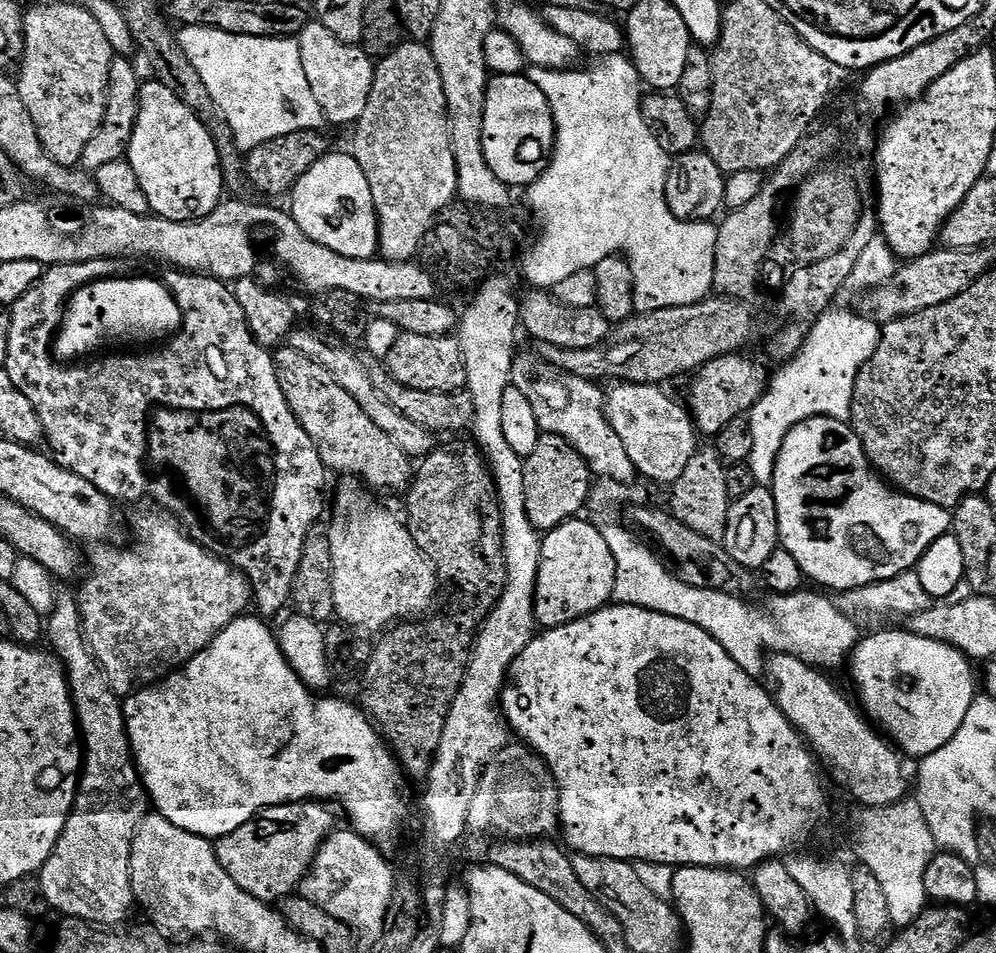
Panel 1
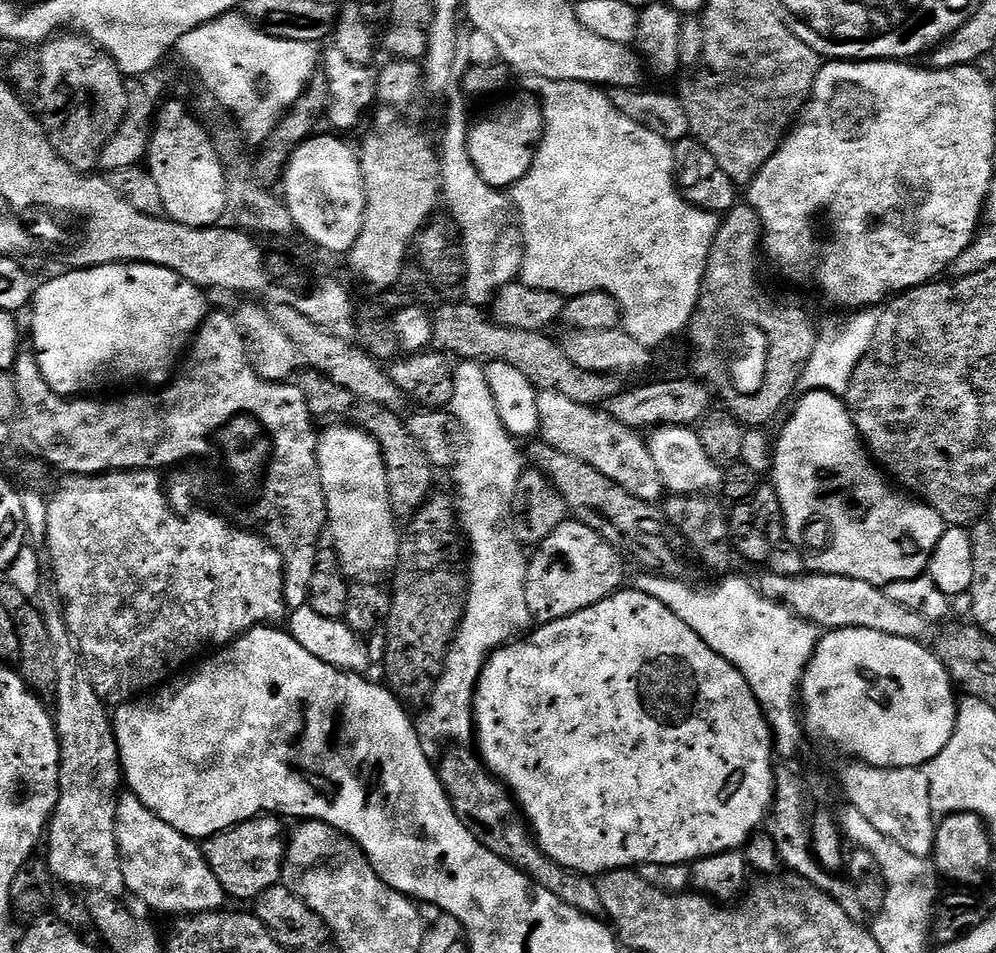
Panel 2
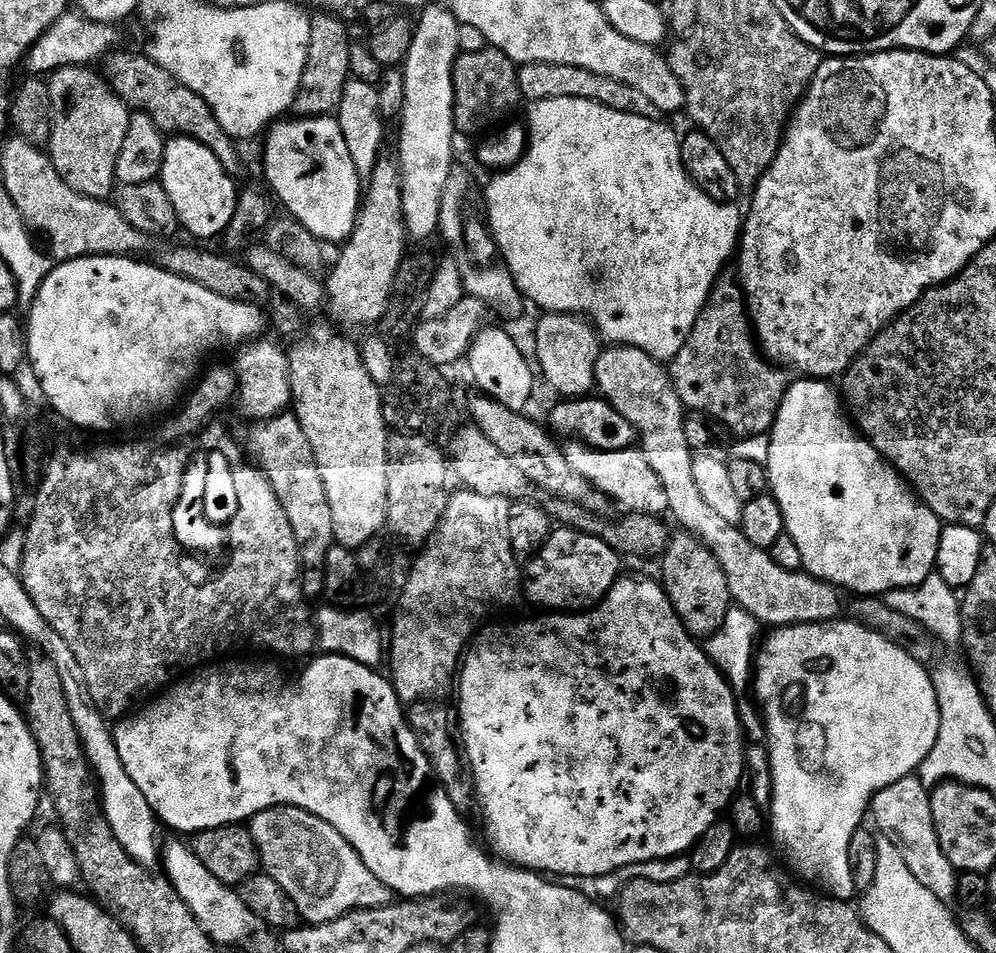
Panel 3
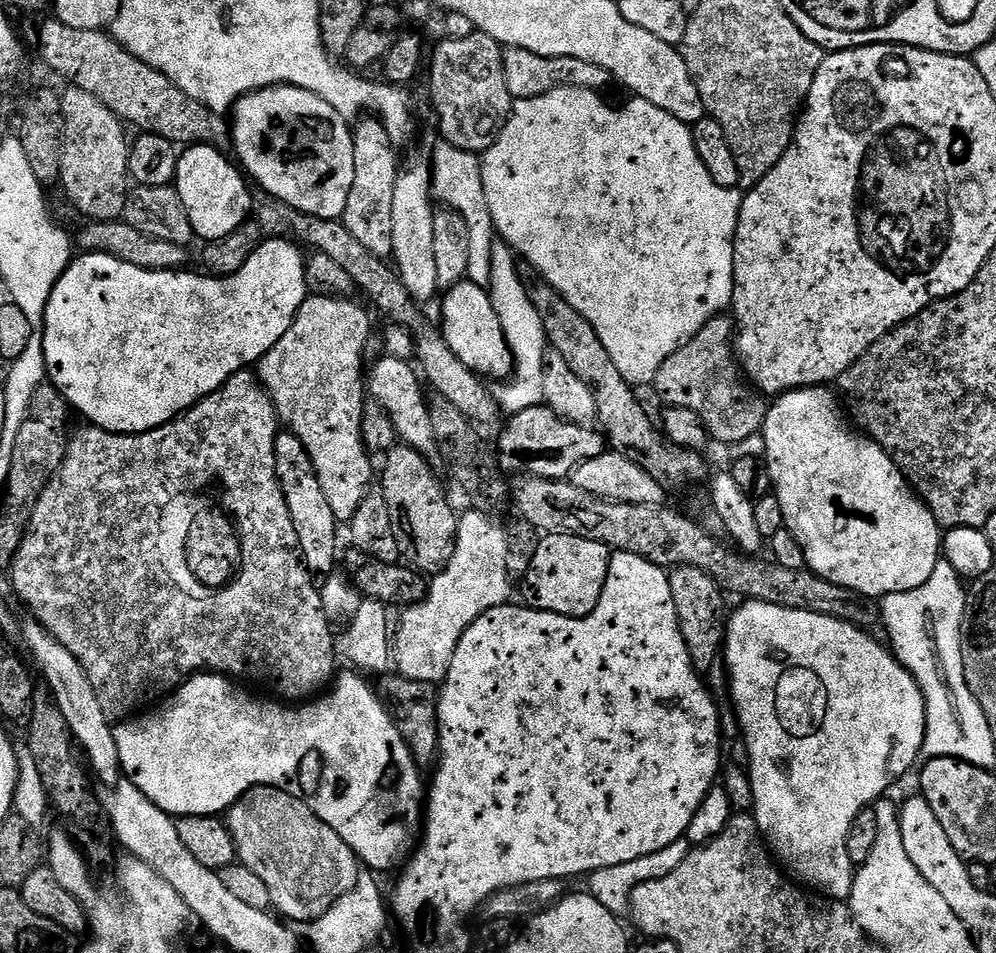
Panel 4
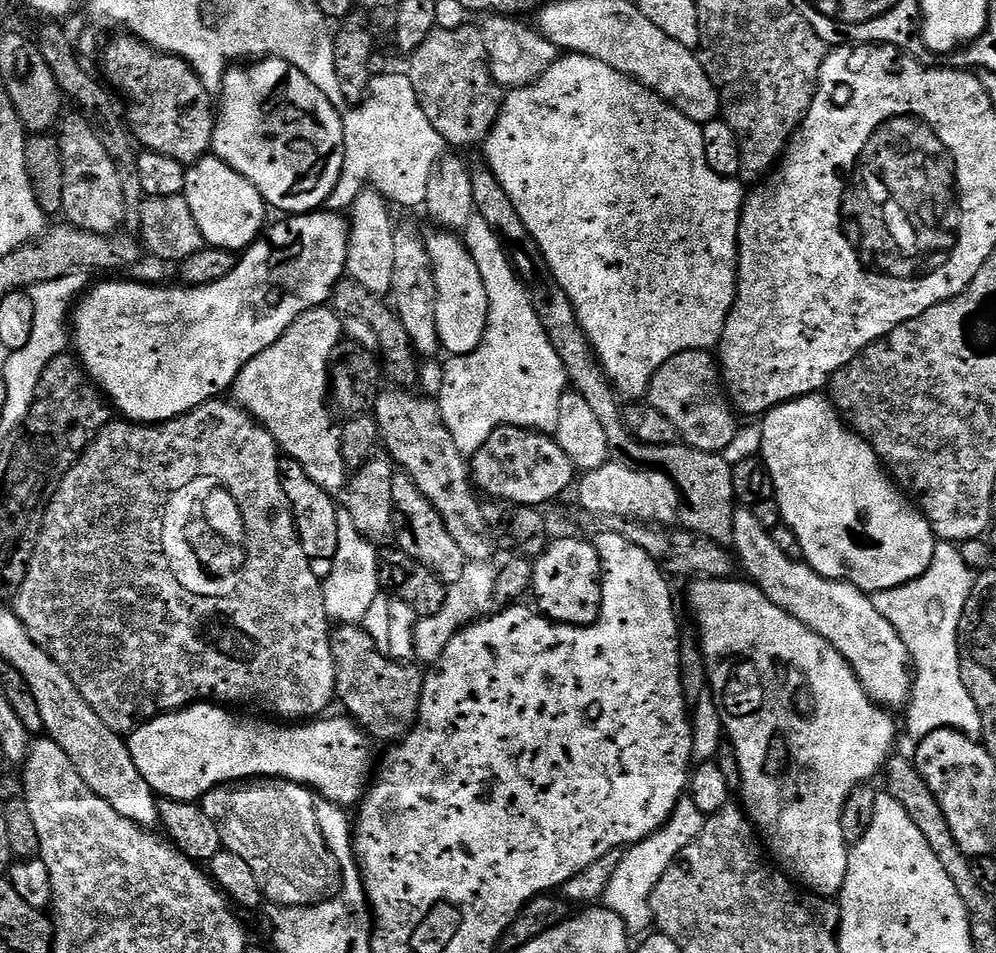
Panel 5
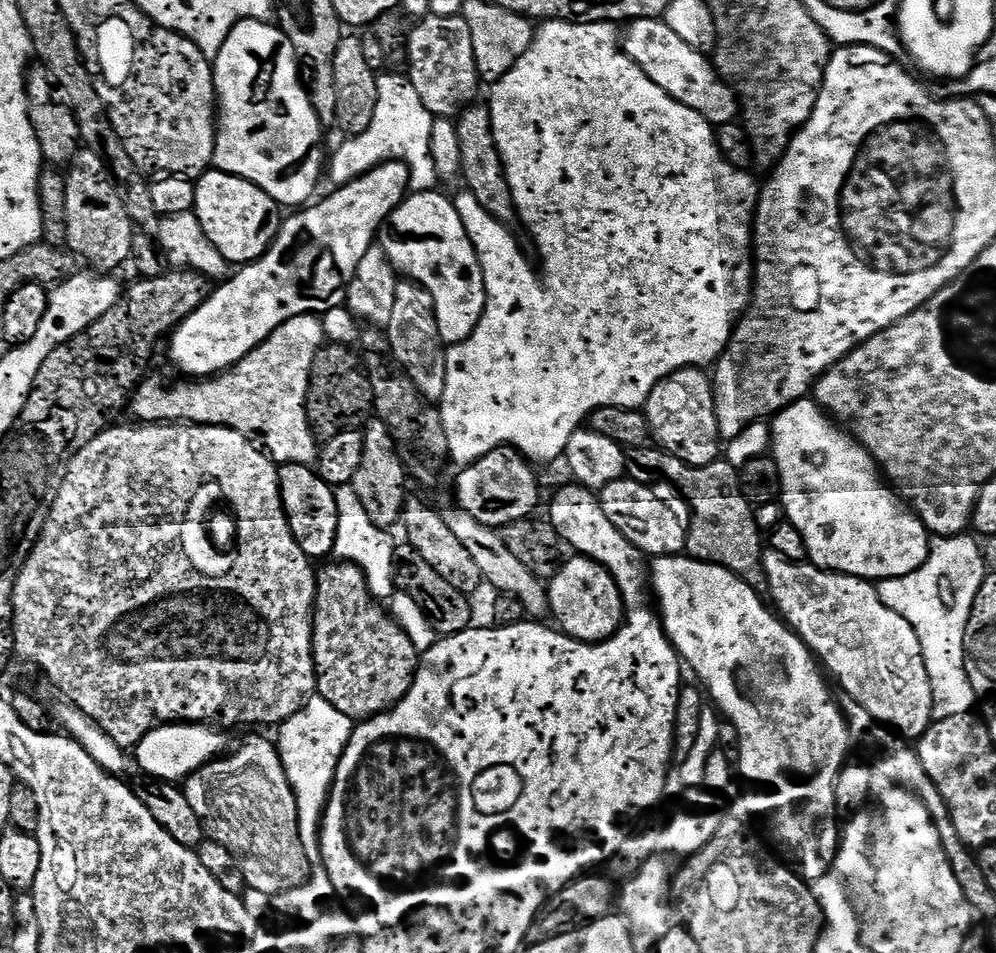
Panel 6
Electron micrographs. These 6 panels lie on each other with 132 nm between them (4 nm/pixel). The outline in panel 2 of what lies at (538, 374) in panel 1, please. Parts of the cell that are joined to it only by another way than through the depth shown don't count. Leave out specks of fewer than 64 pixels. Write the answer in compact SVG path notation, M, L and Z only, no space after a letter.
M540 390L536 397L540 419L538 436L543 443L554 446L554 450L562 450L562 454L582 458L582 462L594 466L598 474L606 474L606 478L630 490L634 498L656 502L665 495L662 474L658 474L658 466L654 466L645 437L637 429L622 426L622 422L618 422L607 410L591 404L579 404L566 398L566 394Z

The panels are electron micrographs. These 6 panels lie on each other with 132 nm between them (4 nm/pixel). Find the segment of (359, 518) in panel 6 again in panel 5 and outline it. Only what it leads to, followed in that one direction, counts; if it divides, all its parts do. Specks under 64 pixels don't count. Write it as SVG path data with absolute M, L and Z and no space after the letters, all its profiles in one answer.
M347 510L338 516L338 550L330 561L330 572L325 575L321 588L328 617L338 624L363 623L366 611L379 596L379 555L377 547L358 533L358 528Z

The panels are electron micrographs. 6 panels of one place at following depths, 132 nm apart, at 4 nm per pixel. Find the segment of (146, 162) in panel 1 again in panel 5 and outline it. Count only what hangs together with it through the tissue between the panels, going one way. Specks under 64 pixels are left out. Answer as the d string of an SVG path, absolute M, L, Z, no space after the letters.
M215 154L205 156L196 165L188 168L182 195L186 202L190 202L190 211L194 214L194 222L198 222L198 230L202 230L205 245L214 248L225 248L227 252L237 254L243 253L255 240L260 239L269 223L270 209L264 203L262 194L245 176L238 174Z

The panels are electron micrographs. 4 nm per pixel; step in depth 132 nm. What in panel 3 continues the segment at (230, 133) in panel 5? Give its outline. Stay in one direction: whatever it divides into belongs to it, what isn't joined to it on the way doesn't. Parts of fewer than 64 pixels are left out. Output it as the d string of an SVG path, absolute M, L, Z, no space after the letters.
M331 115L291 119L273 123L267 129L268 141L264 144L267 187L277 201L280 199L288 207L287 215L306 226L310 234L329 245L343 245L360 213L362 178L358 170L354 170L350 150L346 150L340 121Z

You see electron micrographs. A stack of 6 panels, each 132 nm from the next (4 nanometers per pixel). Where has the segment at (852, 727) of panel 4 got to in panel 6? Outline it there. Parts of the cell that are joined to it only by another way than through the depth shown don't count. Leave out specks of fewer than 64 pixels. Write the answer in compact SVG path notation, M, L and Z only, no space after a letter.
M687 554L657 556L650 564L650 584L654 589L654 600L658 605L658 615L664 625L664 633L668 635L668 641L676 649L676 655L680 657L687 667L689 664L696 671L697 678L701 680L699 683L706 689L711 703L719 709L723 719L730 721L737 727L741 748L738 772L739 775L741 772L752 783L752 797L748 800L749 810L756 816L765 816L768 819L768 828L772 831L773 838L780 843L781 850L784 851L785 857L783 856L783 859L803 879L815 882L818 878L825 876L830 870L830 866L836 857L836 849L840 843L842 832L838 824L836 828L838 813L835 806L834 788L840 769L843 768L850 756L848 755L848 748L850 749L848 727L844 721L844 716L840 713L839 703L834 702L834 696L832 700L832 692L828 689L829 681L826 679L821 665L816 657L813 656L812 651L805 646L803 640L784 623L783 619L767 603L764 605L760 601L759 595L761 593L757 589L751 588L741 576L735 576L733 572L726 570L722 566L694 560Z

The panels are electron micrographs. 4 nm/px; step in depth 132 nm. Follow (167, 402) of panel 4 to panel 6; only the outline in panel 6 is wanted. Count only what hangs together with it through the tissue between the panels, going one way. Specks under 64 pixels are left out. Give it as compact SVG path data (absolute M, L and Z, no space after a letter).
M391 160L344 187L329 191L325 200L316 200L311 206L293 211L289 215L292 217L289 220L287 217L281 223L275 242L260 259L243 265L236 277L233 275L225 279L208 300L194 310L194 314L190 314L173 330L167 341L173 362L185 372L185 377L211 378L250 354L250 350L270 338L270 334L274 334L278 326L290 322L290 318L323 314L331 308L341 307L348 299L348 287L358 270L358 262L362 262L366 250L377 243L378 233L383 229L388 215L404 201L409 192L410 170L402 161Z

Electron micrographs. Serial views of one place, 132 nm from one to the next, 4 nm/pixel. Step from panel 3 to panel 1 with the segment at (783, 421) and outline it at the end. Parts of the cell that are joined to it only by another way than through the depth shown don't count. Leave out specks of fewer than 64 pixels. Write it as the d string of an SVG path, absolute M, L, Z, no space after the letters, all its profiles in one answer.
M815 416L798 426L794 426L785 441L782 442L781 452L777 456L776 469L770 485L774 494L774 502L778 506L778 530L780 531L780 542L783 548L790 550L794 554L798 566L802 566L805 577L812 580L821 589L833 588L836 594L852 592L855 588L864 588L867 584L876 584L879 580L889 580L903 572L913 571L917 567L919 560L927 552L927 548L938 539L950 532L952 526L952 512L942 506L934 506L925 500L919 500L913 496L907 496L905 492L892 487L879 472L873 468L868 460L868 455L864 452L862 442L858 434L852 429L851 423L835 420L829 416Z

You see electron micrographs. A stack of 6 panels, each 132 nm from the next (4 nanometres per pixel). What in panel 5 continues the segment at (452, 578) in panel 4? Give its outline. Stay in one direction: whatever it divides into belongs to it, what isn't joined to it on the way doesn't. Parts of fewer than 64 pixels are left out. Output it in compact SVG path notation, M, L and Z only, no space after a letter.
M469 563L468 568L458 578L458 582L447 585L445 601L438 614L433 617L422 617L415 621L416 629L412 632L412 648L416 651L415 659L421 665L431 666L442 658L442 650L450 646L450 638L460 633L461 628L467 628L469 624L475 624L477 620L487 617L494 601L494 582L496 581L497 569L491 568L491 563Z

